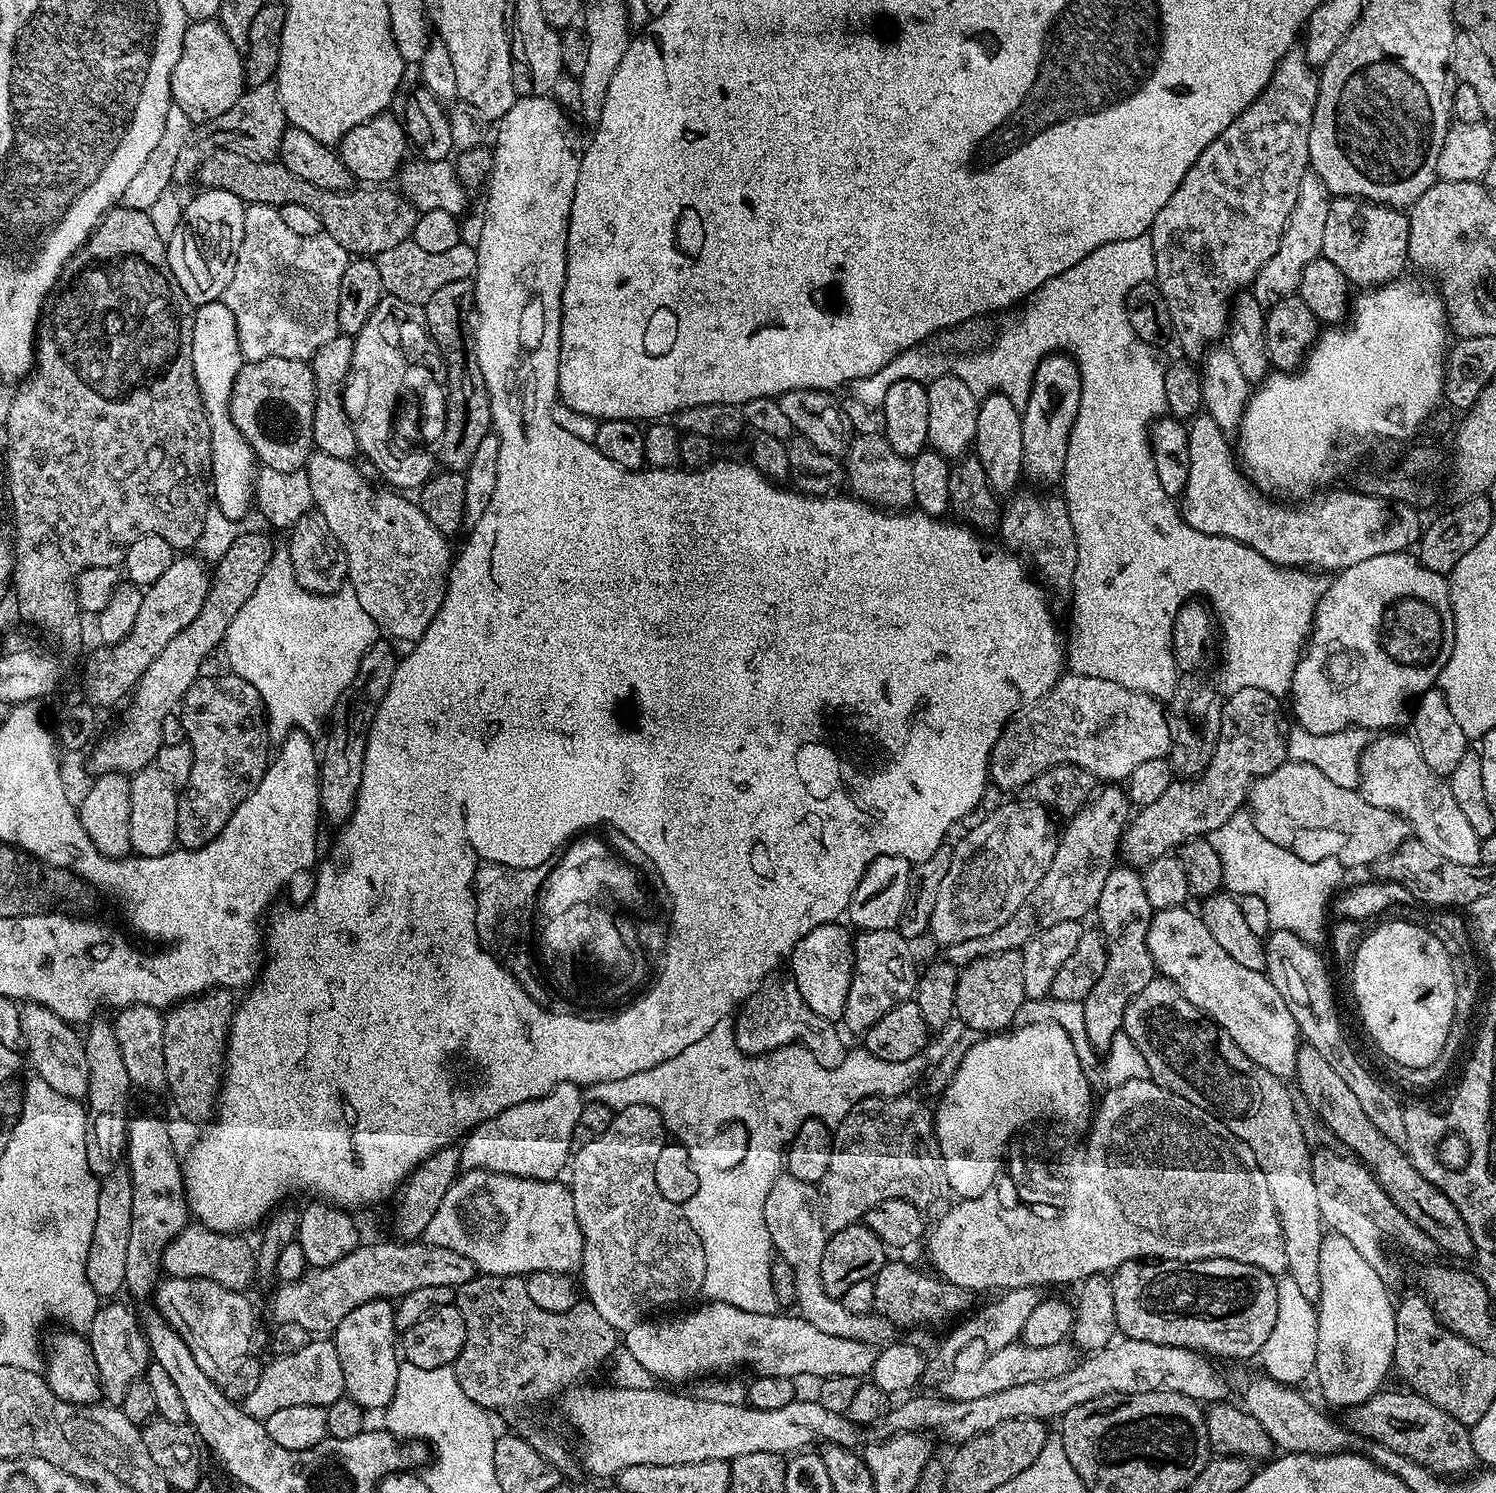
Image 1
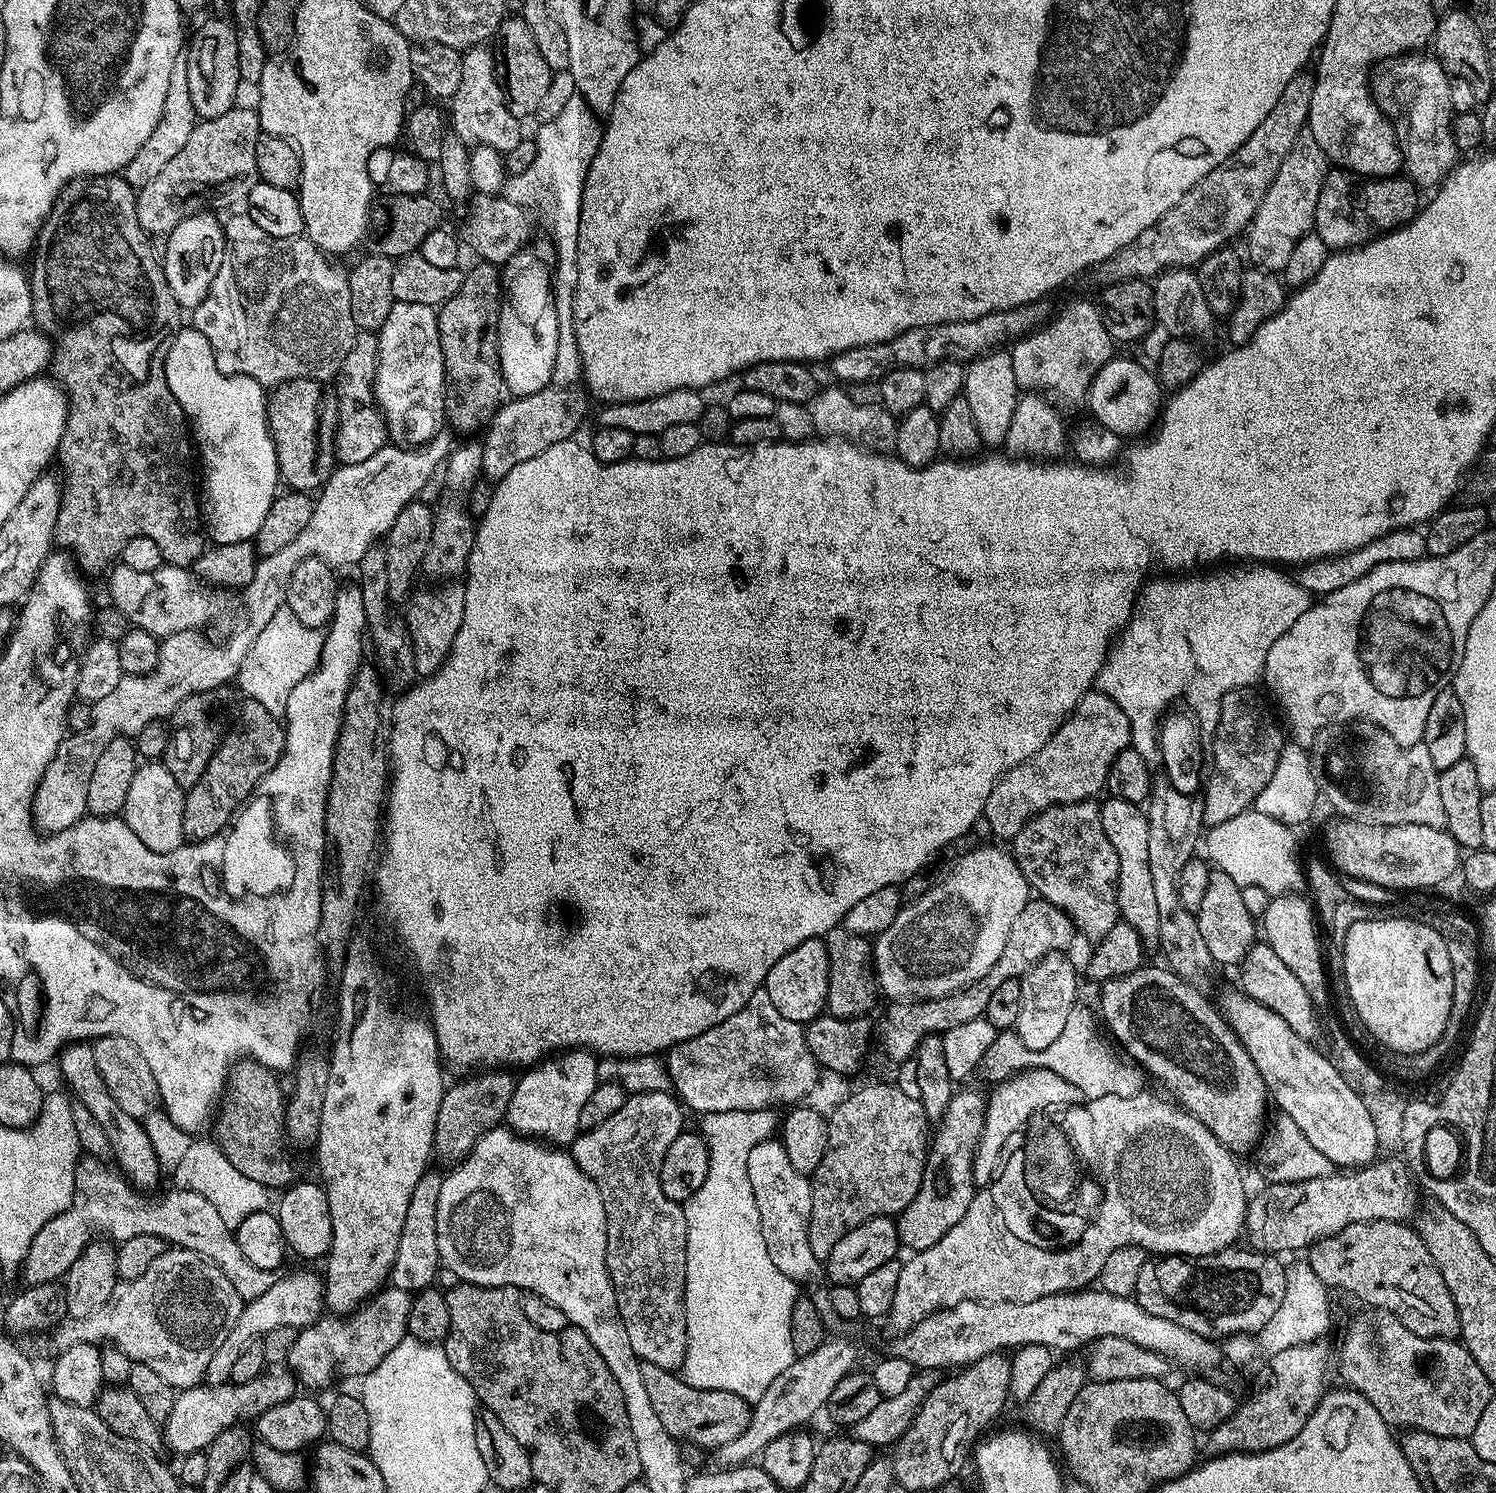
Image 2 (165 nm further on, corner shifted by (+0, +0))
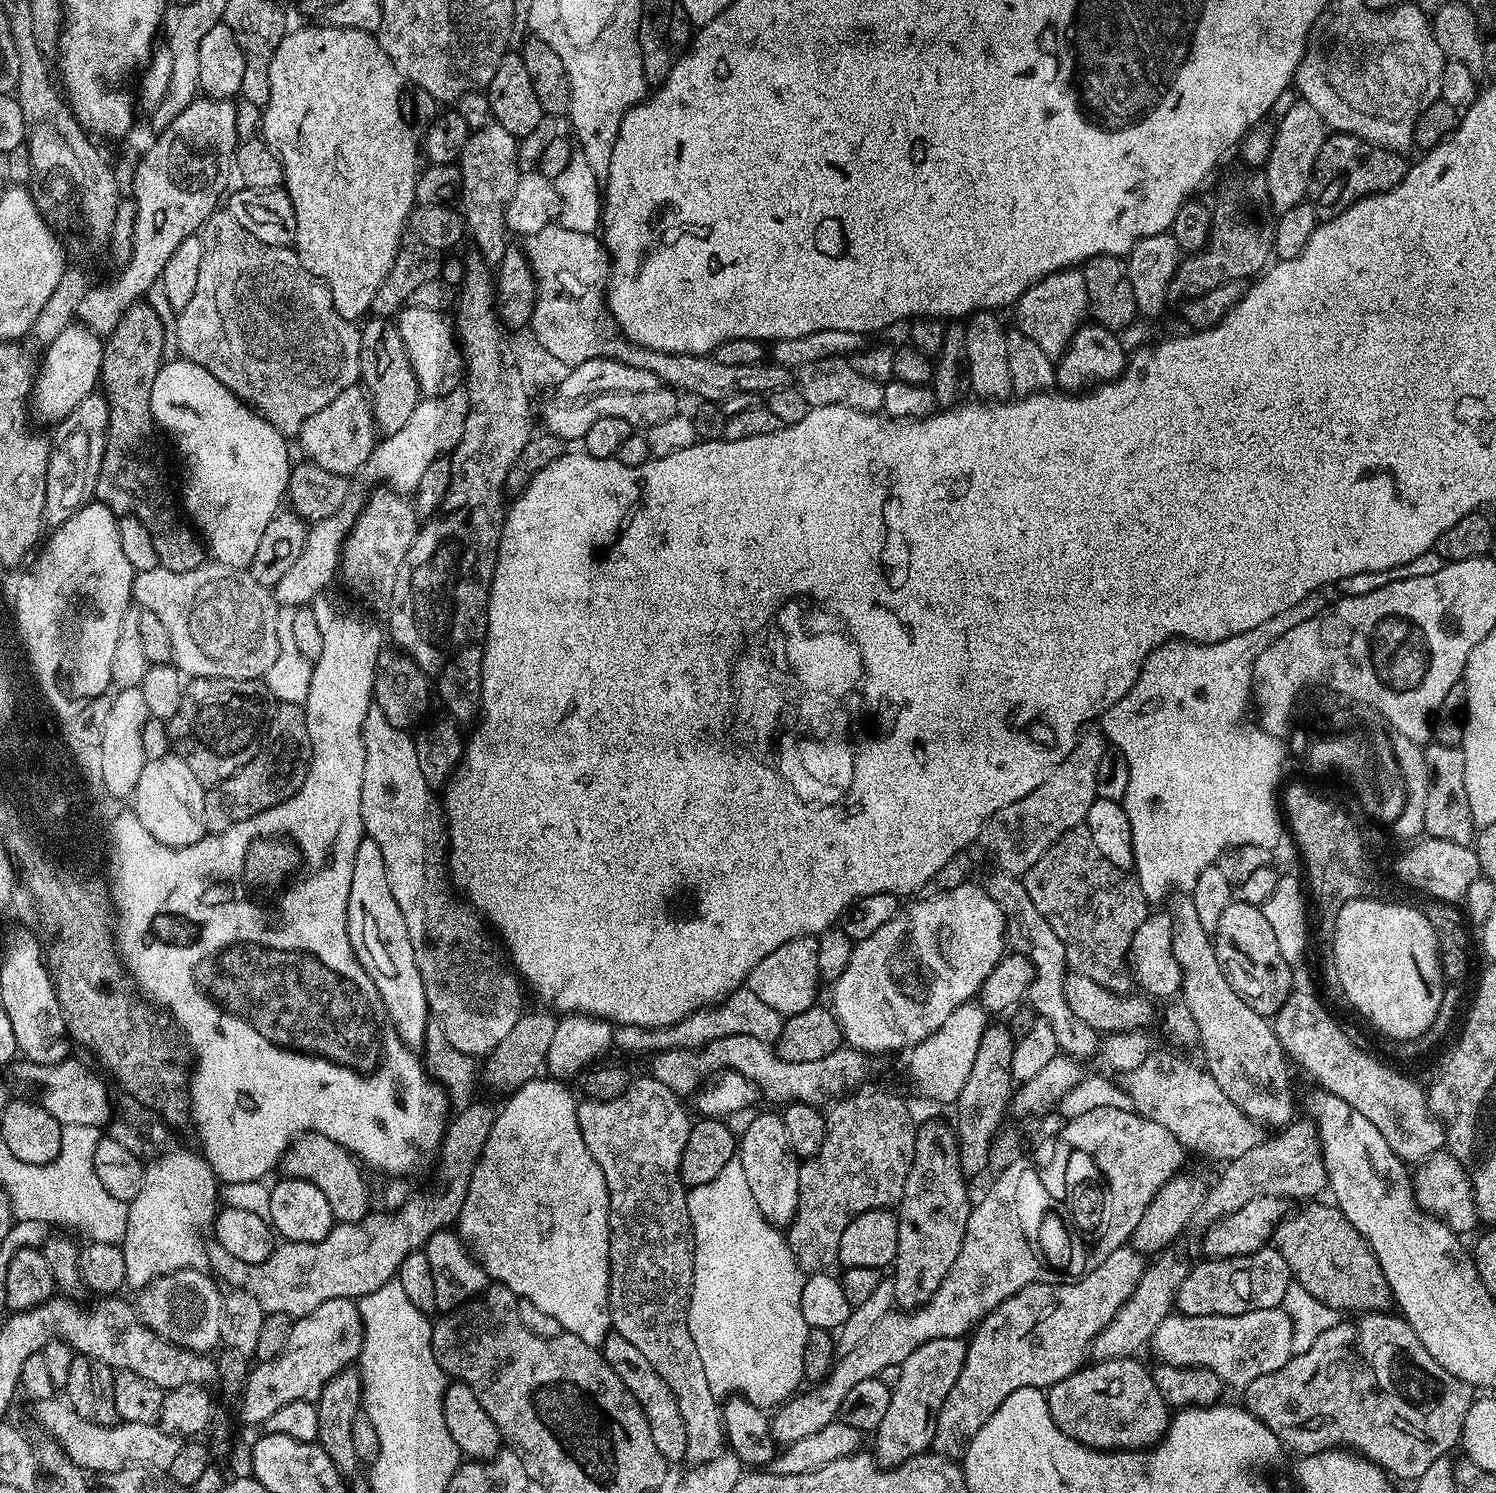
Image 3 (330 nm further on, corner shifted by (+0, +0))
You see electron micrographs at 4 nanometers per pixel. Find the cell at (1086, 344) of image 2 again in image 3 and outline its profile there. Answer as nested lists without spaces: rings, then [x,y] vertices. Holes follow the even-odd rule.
[[[1079,267],[1063,268],[1046,278],[1042,278],[1026,294],[1022,294],[1014,305],[1016,311],[1015,327],[1030,342],[1038,342],[1042,350],[1053,358],[1063,356],[1064,349],[1074,338],[1074,334],[1085,323],[1089,315],[1086,278]]]

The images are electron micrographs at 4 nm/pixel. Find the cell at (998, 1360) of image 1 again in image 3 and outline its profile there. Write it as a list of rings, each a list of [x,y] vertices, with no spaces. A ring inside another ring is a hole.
[[[1283,1307],[1266,1310],[1250,1310],[1233,1316],[1181,1316],[1170,1314],[1158,1322],[1158,1330],[1154,1330],[1150,1341],[1150,1349],[1161,1364],[1173,1364],[1179,1368],[1205,1368],[1214,1370],[1225,1385],[1243,1386],[1254,1382],[1254,1378],[1262,1378],[1262,1374],[1270,1374],[1278,1370],[1294,1355],[1292,1351],[1292,1323]]]

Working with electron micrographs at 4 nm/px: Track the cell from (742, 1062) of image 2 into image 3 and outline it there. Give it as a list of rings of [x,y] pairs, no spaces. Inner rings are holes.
[[[741,986],[729,994],[719,1004],[704,1008],[700,1012],[682,1018],[682,1022],[671,1024],[665,1028],[643,1028],[621,1024],[613,1027],[612,1042],[615,1051],[625,1052],[628,1056],[644,1056],[651,1058],[662,1050],[678,1050],[679,1048],[704,1048],[714,1038],[726,1038],[726,1034],[750,1034],[750,1038],[758,1038],[765,1042],[775,1042],[782,1030],[784,1020],[766,1002],[754,995],[754,990]]]

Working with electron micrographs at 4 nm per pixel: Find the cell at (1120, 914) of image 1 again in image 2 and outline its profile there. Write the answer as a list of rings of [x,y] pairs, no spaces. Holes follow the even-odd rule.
[[[1115,798],[1105,799],[1100,804],[1102,830],[1118,854],[1118,910],[1120,920],[1138,934],[1145,949],[1159,949],[1158,905],[1154,895],[1154,881],[1150,875],[1150,826],[1148,813],[1141,805]]]

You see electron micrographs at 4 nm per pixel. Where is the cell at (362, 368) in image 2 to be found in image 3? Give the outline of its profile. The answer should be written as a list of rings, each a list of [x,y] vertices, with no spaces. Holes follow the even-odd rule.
[[[368,318],[363,321],[360,328],[359,383],[362,385],[364,391],[367,392],[368,398],[372,402],[372,417],[376,419],[377,429],[384,436],[389,436],[398,430],[402,430],[403,424],[410,419],[414,406],[418,406],[418,402],[422,399],[422,393],[418,386],[414,370],[410,366],[410,358],[406,358],[406,348],[402,346],[402,336],[398,334],[396,325],[391,319]]]

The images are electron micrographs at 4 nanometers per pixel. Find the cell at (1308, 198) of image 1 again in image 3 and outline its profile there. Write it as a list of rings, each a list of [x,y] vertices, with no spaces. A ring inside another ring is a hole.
[[[1300,98],[1297,99],[1297,104],[1292,104],[1285,110],[1280,125],[1275,125],[1272,153],[1268,155],[1267,165],[1263,169],[1273,213],[1279,214],[1290,210],[1290,206],[1305,203],[1312,181],[1314,162],[1325,139],[1326,125],[1318,110],[1314,110],[1314,106]]]

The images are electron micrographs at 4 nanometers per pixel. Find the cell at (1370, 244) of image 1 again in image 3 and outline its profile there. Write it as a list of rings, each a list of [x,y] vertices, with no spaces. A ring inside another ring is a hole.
[[[1349,132],[1329,135],[1322,150],[1318,150],[1307,194],[1307,199],[1316,211],[1317,221],[1332,220],[1364,196],[1398,186],[1398,182],[1406,178],[1410,167],[1409,161],[1404,159],[1401,153],[1391,152],[1389,148],[1371,144],[1369,140],[1351,136]]]

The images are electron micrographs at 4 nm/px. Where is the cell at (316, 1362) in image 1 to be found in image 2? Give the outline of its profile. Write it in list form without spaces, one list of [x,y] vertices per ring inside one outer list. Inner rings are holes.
[[[270,1368],[246,1383],[199,1384],[181,1389],[176,1395],[170,1418],[164,1421],[162,1436],[165,1445],[168,1444],[180,1456],[205,1451],[221,1431],[239,1422],[254,1420],[271,1406],[288,1401],[296,1394],[297,1388],[297,1379],[289,1369]]]

